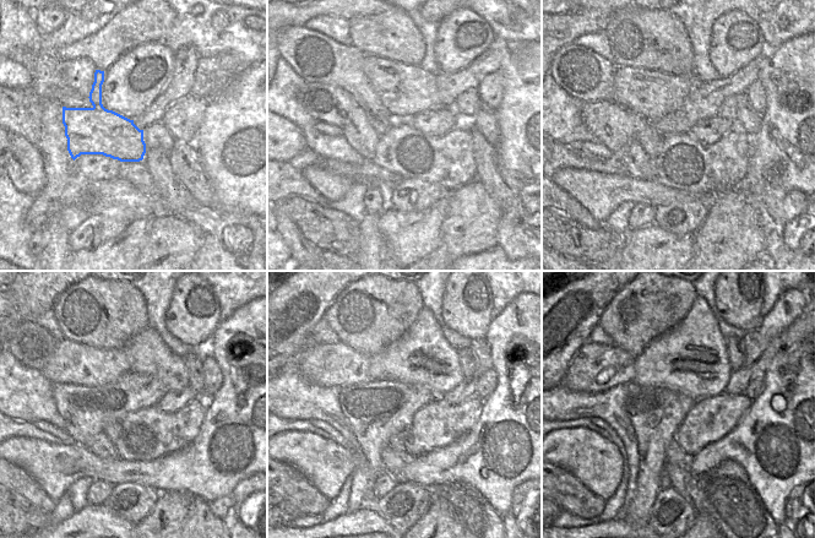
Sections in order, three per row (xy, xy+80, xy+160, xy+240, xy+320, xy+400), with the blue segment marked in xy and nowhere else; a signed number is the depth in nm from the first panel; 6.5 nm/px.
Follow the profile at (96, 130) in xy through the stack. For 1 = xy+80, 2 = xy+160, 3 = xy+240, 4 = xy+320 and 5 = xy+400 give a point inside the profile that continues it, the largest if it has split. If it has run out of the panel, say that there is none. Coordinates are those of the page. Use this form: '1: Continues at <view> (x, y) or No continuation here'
1: Continues at xy+80 (406, 96)
2: Continues at xy+160 (651, 94)
3: Continues at xy+240 (71, 363)
4: Continues at xy+320 (325, 364)
5: Continues at xy+400 (595, 368)

